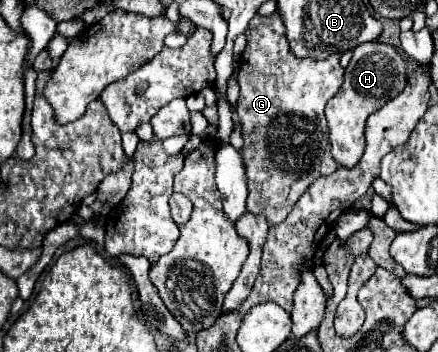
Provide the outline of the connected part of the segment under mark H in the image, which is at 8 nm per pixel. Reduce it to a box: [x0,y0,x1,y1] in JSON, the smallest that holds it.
[326,42,406,168]

